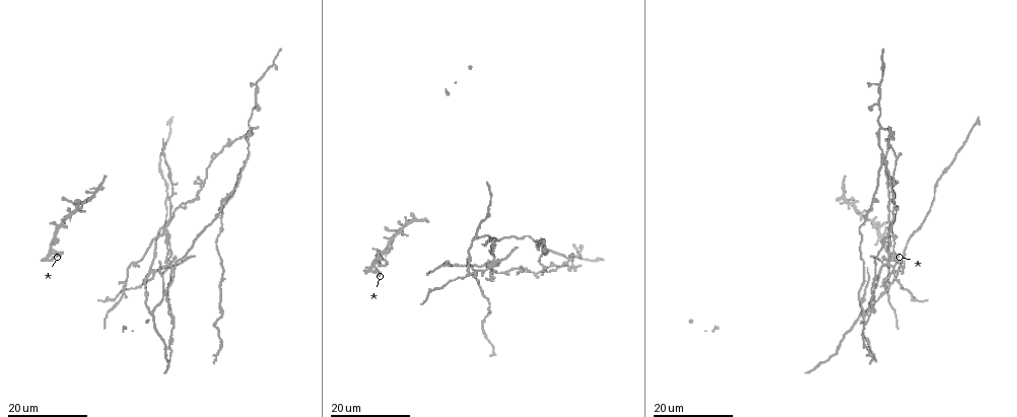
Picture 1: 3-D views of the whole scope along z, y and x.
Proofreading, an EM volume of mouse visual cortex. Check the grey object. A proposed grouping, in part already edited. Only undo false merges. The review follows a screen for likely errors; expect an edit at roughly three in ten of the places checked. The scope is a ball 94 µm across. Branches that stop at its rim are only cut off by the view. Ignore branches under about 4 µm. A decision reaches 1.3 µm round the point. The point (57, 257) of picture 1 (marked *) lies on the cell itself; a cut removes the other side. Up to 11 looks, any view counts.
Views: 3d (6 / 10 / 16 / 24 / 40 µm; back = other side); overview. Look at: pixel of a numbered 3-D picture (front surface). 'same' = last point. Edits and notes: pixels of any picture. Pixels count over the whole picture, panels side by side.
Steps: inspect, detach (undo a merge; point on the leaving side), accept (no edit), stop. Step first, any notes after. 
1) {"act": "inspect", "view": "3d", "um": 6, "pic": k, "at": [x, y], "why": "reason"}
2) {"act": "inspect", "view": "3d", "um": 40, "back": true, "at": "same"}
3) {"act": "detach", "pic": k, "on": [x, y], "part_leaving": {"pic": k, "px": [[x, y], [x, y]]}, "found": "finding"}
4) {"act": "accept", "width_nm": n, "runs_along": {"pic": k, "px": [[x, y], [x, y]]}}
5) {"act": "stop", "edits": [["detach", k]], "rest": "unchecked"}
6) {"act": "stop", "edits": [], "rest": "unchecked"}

{"act": "inspect", "view": "3d", "um": 24, "pic": 1, "at": [155, 270], "why": "looks like a crossing"}

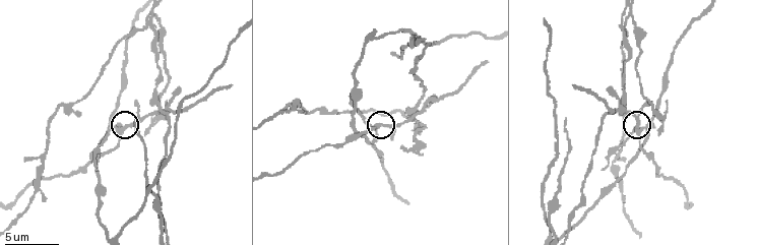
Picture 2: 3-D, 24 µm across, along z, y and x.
{"act": "inspect", "view": "3d", "um": 10, "pic": 2, "at": [119, 129]}

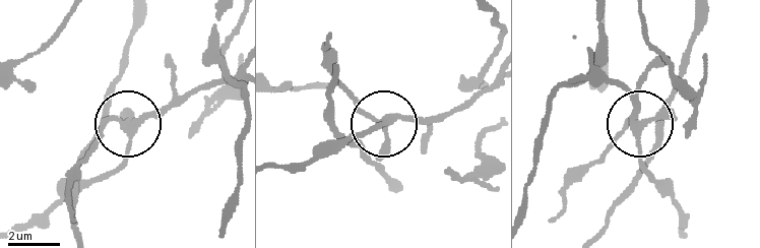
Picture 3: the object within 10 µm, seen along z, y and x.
{"act": "detach", "pic": 3, "on": [376, 157], "part_leaving": {"pic": 3, "px": [[129, 124], [108, 124], [81, 163], [72, 220]]}, "found": "two cells meet here"}

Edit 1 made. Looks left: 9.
{"act": "inspect", "view": "3d", "um": 10, "pic": 2, "at": [75, 101], "why": "three-way junction"}

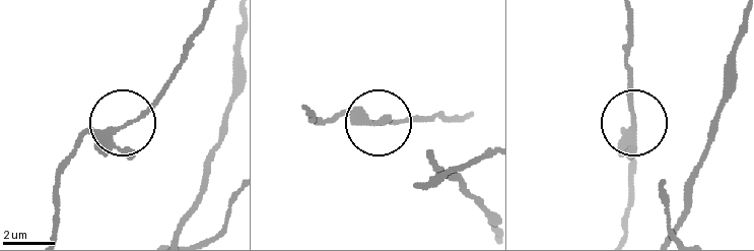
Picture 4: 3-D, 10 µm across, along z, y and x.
{"act": "inspect", "view": "3d", "um": 10, "back": true, "pic": 4, "at": [119, 126]}

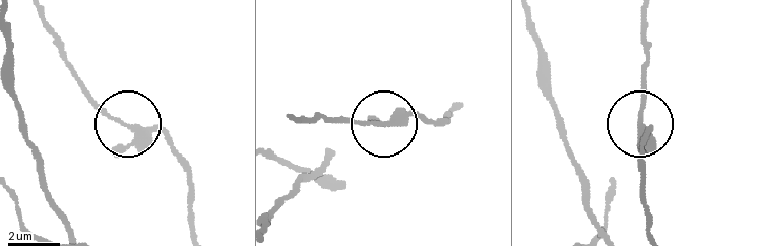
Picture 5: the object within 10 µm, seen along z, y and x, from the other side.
{"act": "accept", "arms": 3, "found": "one cell here"}

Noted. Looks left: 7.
{"act": "inspect", "view": "3d", "um": 6, "pic": 2, "at": [46, 156], "why": "three-way junction"}

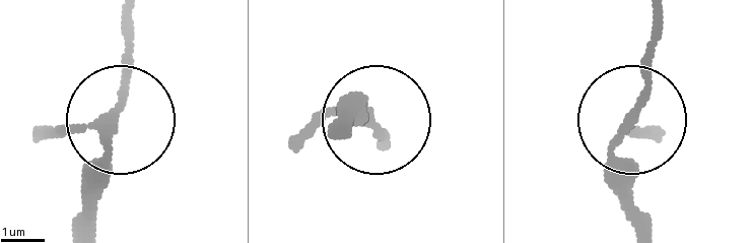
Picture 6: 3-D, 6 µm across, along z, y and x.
{"act": "accept", "width_nm": 180, "found": "one cell here"}

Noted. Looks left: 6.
{"act": "inspect", "view": "3d", "um": 16, "pic": 2, "at": [630, 11]}

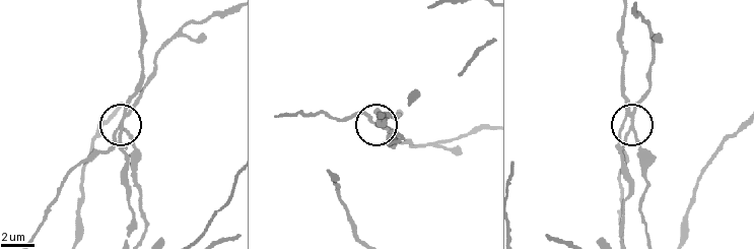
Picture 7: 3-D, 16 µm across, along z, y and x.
{"act": "detach", "pic": 7, "on": [133, 140], "arms": 3, "part_leaving": {"pic": 7, "px": [[631, 122], [620, 133], [620, 166], [628, 187], [620, 236]]}, "found": "a second cell is stuck on"}

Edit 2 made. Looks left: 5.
{"act": "inspect", "view": "3d", "um": 24, "pic": 1, "at": [854, 206], "why": "looks like a crossing"}

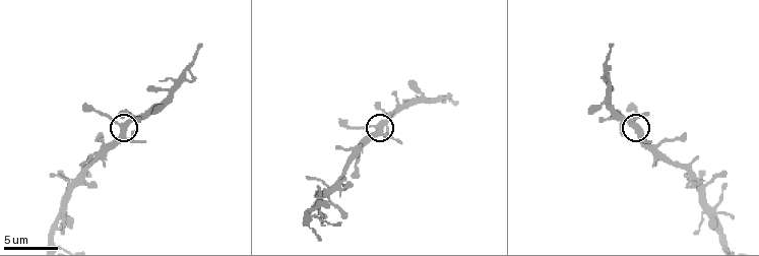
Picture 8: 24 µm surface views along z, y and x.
{"act": "inspect", "view": "3d", "um": 10, "pic": 8, "at": [633, 124], "why": "zoom in"}

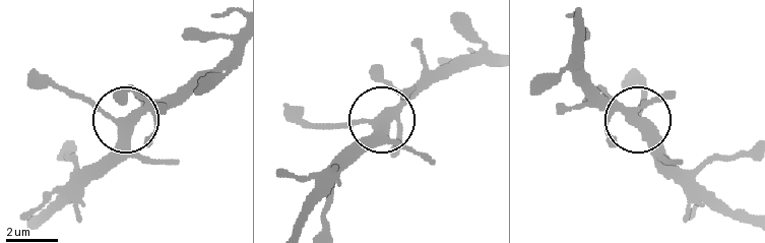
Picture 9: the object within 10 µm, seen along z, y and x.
{"act": "accept", "width_nm": 330, "runs_along": {"pic": 9, "px": [[37, 226], [117, 138], [117, 119], [105, 116], [67, 88]]}, "found": "one cell here"}

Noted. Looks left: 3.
{"act": "stop", "edits": [["detach", 3], ["detach", 7]], "rest": "unchecked"}

